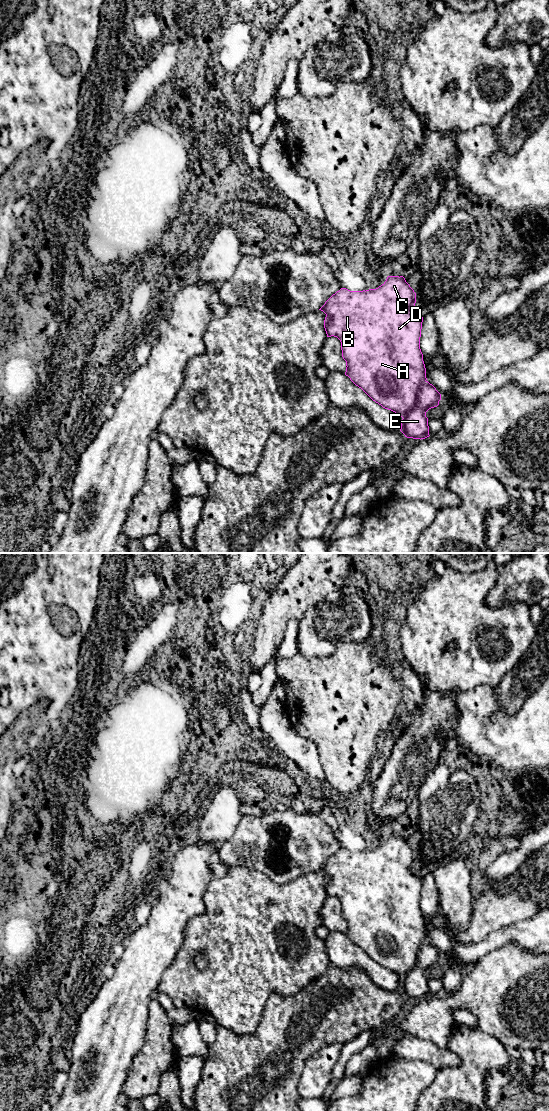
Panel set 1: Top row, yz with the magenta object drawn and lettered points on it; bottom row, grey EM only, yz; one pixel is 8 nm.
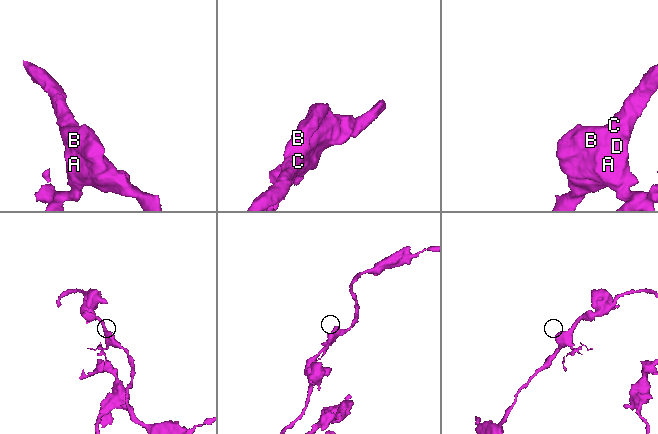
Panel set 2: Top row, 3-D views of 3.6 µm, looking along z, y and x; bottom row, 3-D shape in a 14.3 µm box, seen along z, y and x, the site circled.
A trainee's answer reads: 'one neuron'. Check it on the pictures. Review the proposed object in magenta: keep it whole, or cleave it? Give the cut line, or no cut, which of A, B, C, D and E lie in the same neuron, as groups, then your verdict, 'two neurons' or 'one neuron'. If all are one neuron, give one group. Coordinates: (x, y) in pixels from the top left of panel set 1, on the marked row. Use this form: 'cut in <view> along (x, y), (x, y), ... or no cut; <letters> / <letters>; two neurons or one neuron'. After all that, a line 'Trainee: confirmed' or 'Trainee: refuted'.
cut in yz along (426, 381), (419, 390), (417, 402), (402, 417); A B C D / E; two neurons
Trainee: refuted

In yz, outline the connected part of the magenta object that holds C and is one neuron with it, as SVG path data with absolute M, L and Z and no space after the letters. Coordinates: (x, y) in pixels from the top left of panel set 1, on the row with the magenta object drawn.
M388 276L386 281L376 289L363 291L350 291L346 288L341 288L333 294L325 304L319 309L326 314L324 320L324 328L327 337L337 337L341 342L342 357L346 361L345 375L359 388L361 388L373 401L381 405L383 408L391 410L402 418L416 405L418 394L421 386L426 382L426 368L423 361L423 354L420 349L420 337L423 317L419 316L415 310L416 293L406 282L403 276Z

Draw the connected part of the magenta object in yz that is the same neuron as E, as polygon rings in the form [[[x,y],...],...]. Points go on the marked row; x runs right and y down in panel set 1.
[[[428,381],[424,382],[418,394],[416,405],[403,417],[400,431],[407,438],[425,439],[429,437],[426,412],[439,405],[441,394]]]

